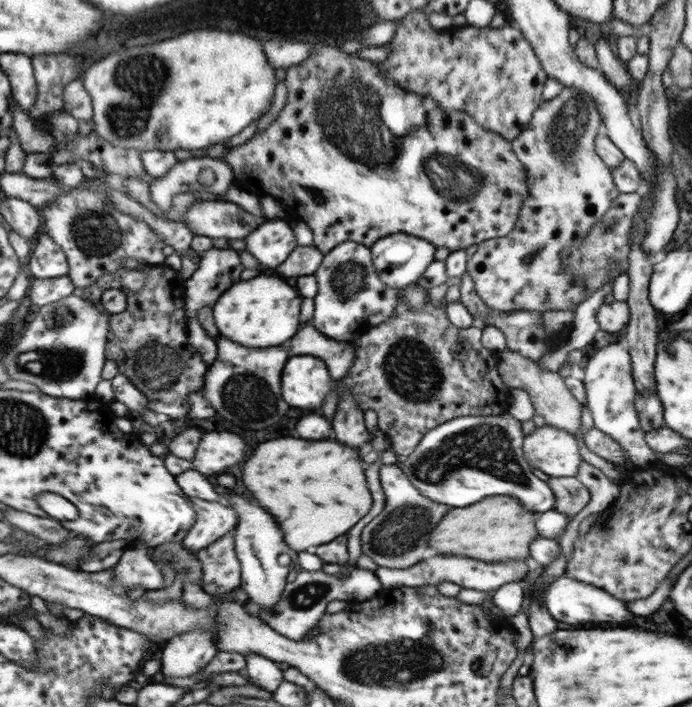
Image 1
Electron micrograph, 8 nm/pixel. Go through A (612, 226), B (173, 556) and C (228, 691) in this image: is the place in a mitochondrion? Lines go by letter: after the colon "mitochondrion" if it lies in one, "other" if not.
A: mitochondrion
B: mitochondrion
C: other

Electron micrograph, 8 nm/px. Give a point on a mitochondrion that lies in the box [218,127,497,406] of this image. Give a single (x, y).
(346, 274)

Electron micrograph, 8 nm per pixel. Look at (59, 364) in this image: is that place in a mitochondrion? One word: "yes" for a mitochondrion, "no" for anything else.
yes

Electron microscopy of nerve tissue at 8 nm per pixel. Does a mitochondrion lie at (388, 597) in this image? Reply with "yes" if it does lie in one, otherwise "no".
no

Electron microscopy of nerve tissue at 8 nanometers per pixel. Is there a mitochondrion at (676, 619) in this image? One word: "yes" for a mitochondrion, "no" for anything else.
no

